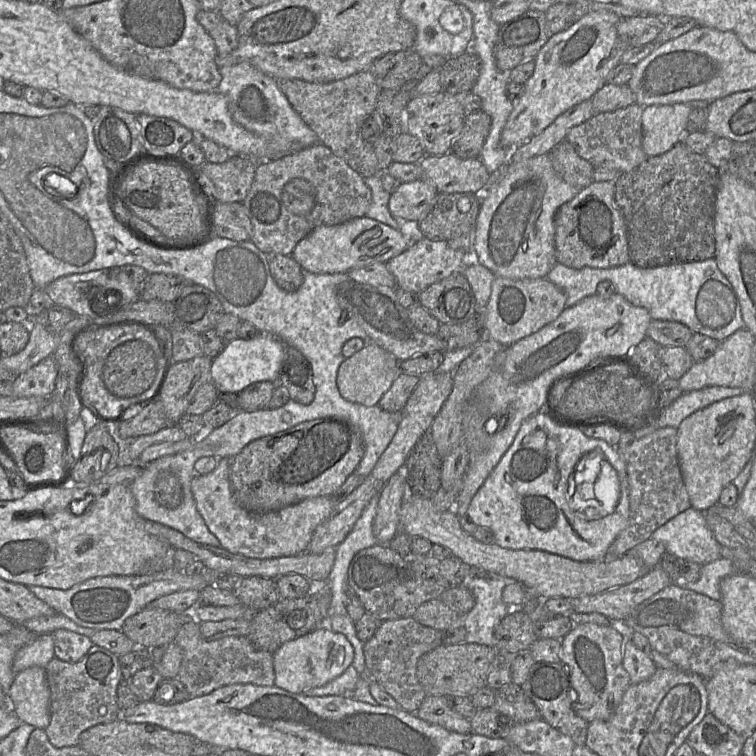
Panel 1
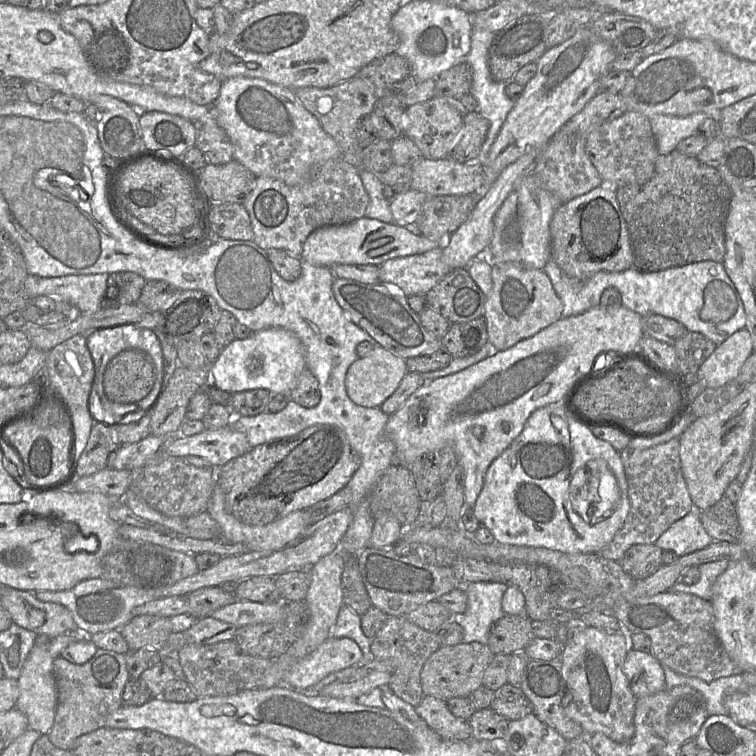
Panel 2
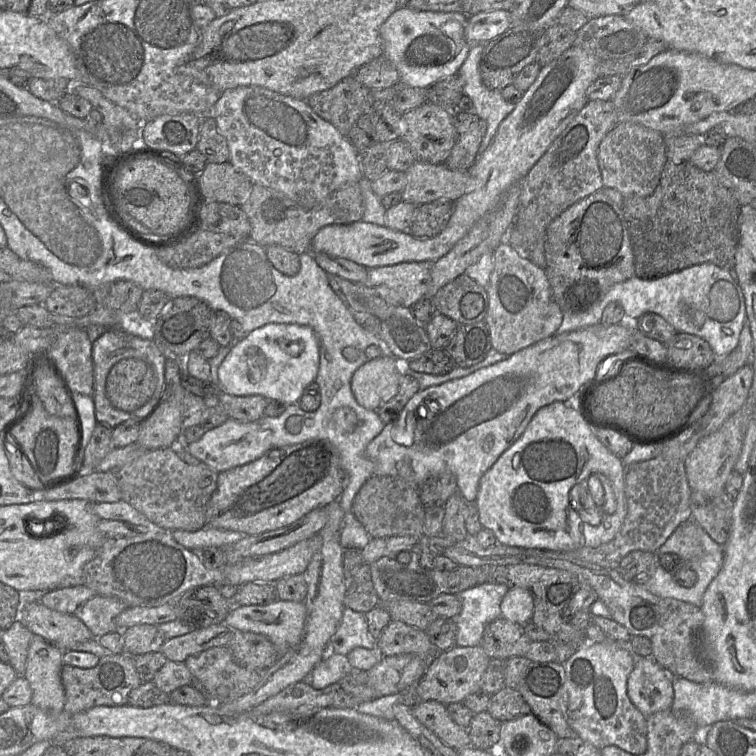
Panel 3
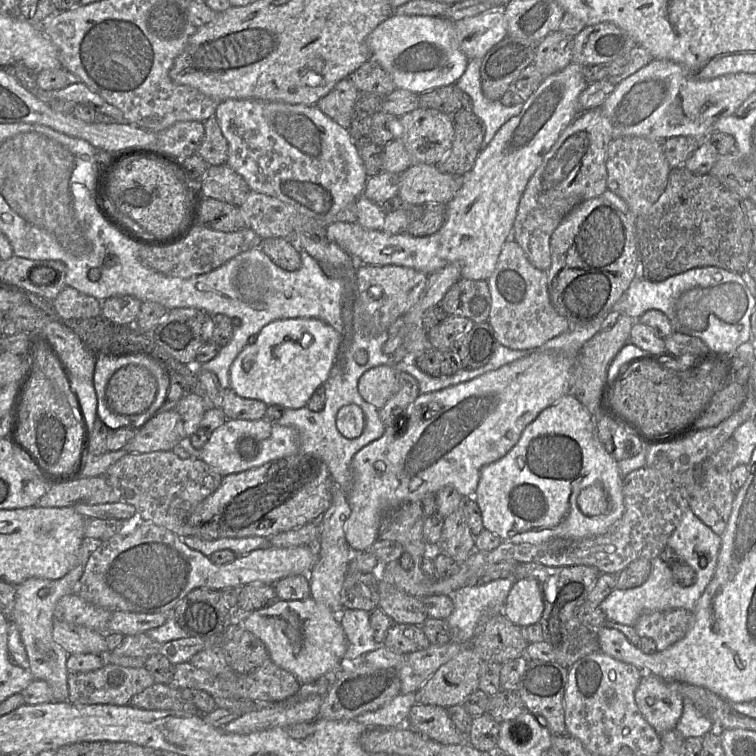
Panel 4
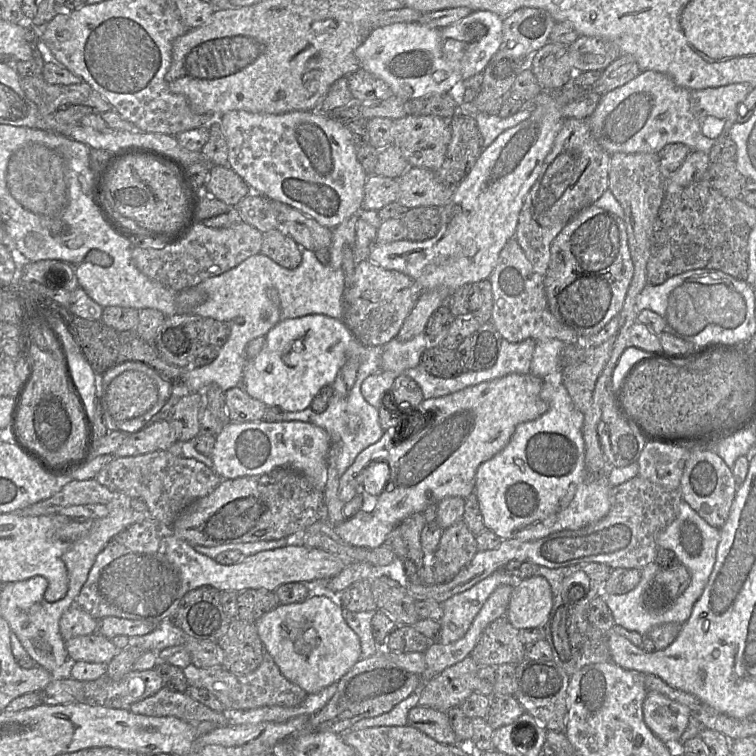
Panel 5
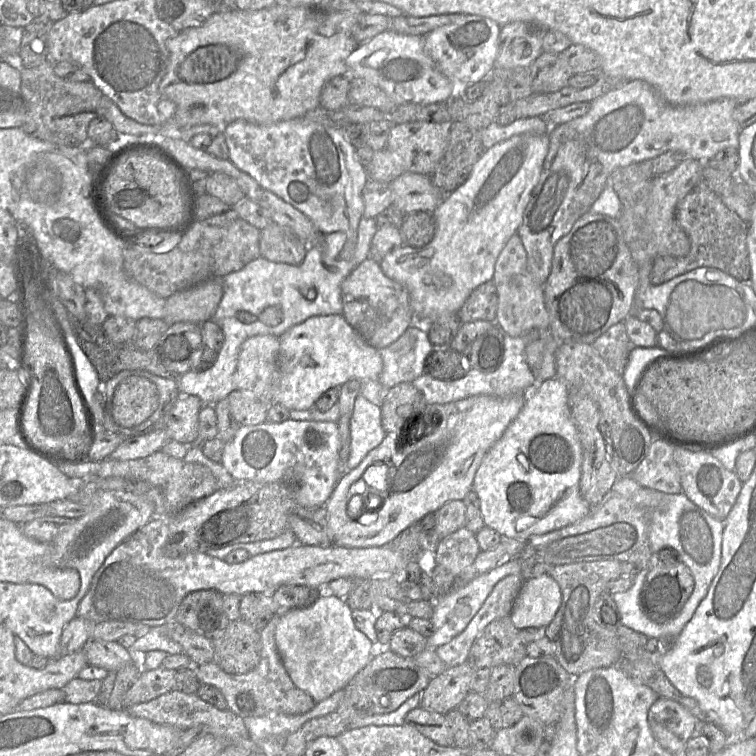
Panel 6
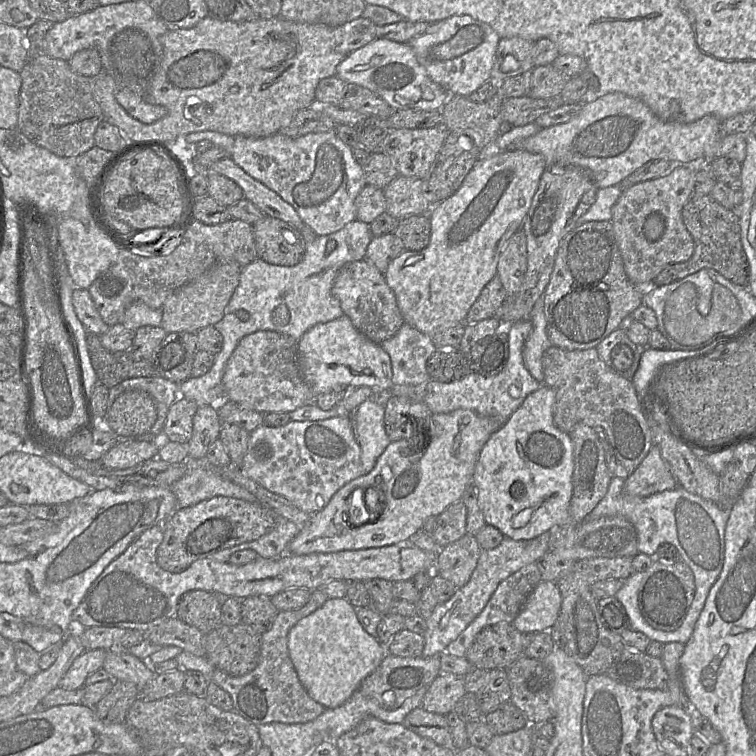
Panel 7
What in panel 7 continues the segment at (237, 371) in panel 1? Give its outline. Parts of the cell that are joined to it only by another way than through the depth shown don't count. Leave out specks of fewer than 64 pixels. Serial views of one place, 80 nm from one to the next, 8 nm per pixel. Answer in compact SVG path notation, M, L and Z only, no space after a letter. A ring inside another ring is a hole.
M346 315L310 328L298 340L297 348L302 377L315 395L322 394L332 387L366 386L373 390L388 390L394 396L424 402L426 384L403 386L393 384L389 355L380 344L359 332Z

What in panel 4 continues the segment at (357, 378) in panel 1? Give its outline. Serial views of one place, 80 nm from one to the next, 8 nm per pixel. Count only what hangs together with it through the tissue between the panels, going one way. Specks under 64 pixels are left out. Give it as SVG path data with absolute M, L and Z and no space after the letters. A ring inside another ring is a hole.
M379 365L373 367L360 377L358 391L368 403L380 409L397 390L399 371L394 365Z

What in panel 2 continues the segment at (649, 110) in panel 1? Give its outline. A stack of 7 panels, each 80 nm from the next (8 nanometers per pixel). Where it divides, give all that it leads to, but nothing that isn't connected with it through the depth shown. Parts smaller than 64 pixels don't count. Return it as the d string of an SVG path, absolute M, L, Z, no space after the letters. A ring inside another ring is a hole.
M697 112L685 117L665 114L648 117L659 154L666 155L674 151L680 141L698 134L698 128L706 118L716 115Z

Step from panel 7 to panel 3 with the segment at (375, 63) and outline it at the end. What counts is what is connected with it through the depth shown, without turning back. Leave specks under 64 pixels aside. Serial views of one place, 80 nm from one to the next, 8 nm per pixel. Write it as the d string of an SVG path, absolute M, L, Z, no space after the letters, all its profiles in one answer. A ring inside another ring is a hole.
M407 6L398 7L381 25L382 56L389 60L400 75L400 85L427 89L441 79L457 74L472 45L466 41L465 28L469 16L461 12L415 11Z

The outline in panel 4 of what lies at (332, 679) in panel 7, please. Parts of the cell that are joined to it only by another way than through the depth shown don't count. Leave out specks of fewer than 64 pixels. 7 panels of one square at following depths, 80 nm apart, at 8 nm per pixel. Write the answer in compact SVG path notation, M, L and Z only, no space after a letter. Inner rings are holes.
M309 597L303 600L278 600L271 606L236 617L236 622L265 645L269 659L291 673L300 684L317 681L328 673L340 672L348 641L339 617L324 604Z

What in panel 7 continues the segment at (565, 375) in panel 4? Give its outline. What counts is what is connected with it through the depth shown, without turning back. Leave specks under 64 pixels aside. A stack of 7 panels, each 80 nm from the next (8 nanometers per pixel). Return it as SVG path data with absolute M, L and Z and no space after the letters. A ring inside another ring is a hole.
M467 409L432 414L428 421L429 439L405 447L397 445L399 441L390 442L370 472L346 483L323 509L310 516L288 544L284 554L331 553L410 543L428 517L438 516L450 504L463 498L467 487L473 483L480 451L499 428L496 420ZM378 483L381 483L380 491L376 489ZM357 488L367 489L365 503L367 499L375 499L374 496L377 496L381 508L374 510L373 505L366 505L369 521L352 525L349 506L351 495Z

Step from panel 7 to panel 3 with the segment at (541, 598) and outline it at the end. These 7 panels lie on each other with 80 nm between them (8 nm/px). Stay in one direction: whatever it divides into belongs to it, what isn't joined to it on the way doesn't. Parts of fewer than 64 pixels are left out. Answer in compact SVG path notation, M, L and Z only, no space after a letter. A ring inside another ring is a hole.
M513 587L501 602L501 617L525 625L532 620L534 611L533 595L527 588Z

